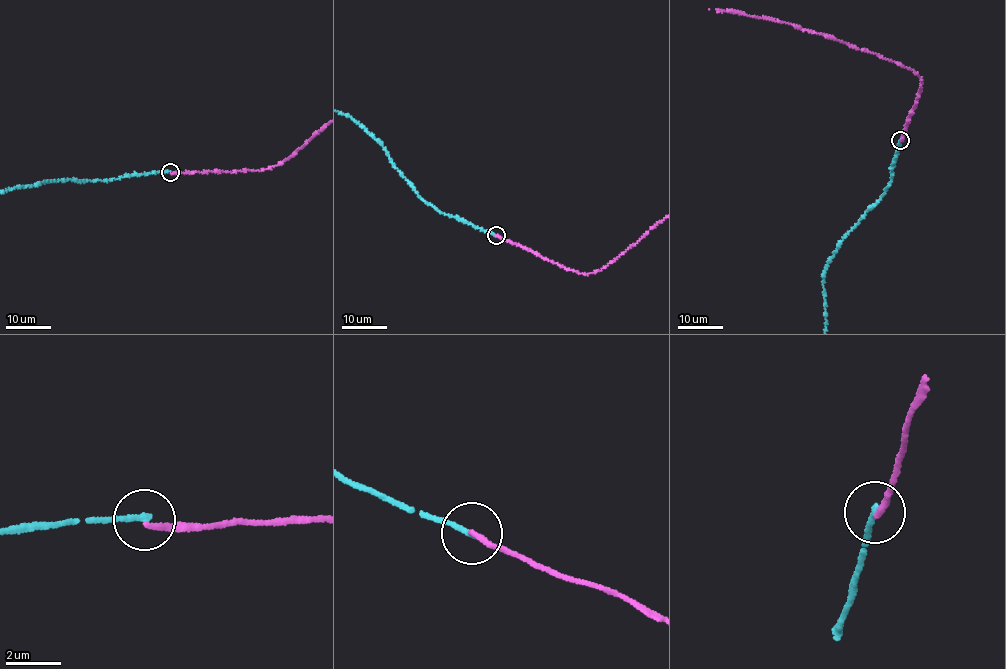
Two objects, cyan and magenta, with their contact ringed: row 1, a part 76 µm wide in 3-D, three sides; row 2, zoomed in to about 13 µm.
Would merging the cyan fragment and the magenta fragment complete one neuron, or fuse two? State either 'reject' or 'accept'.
reject

